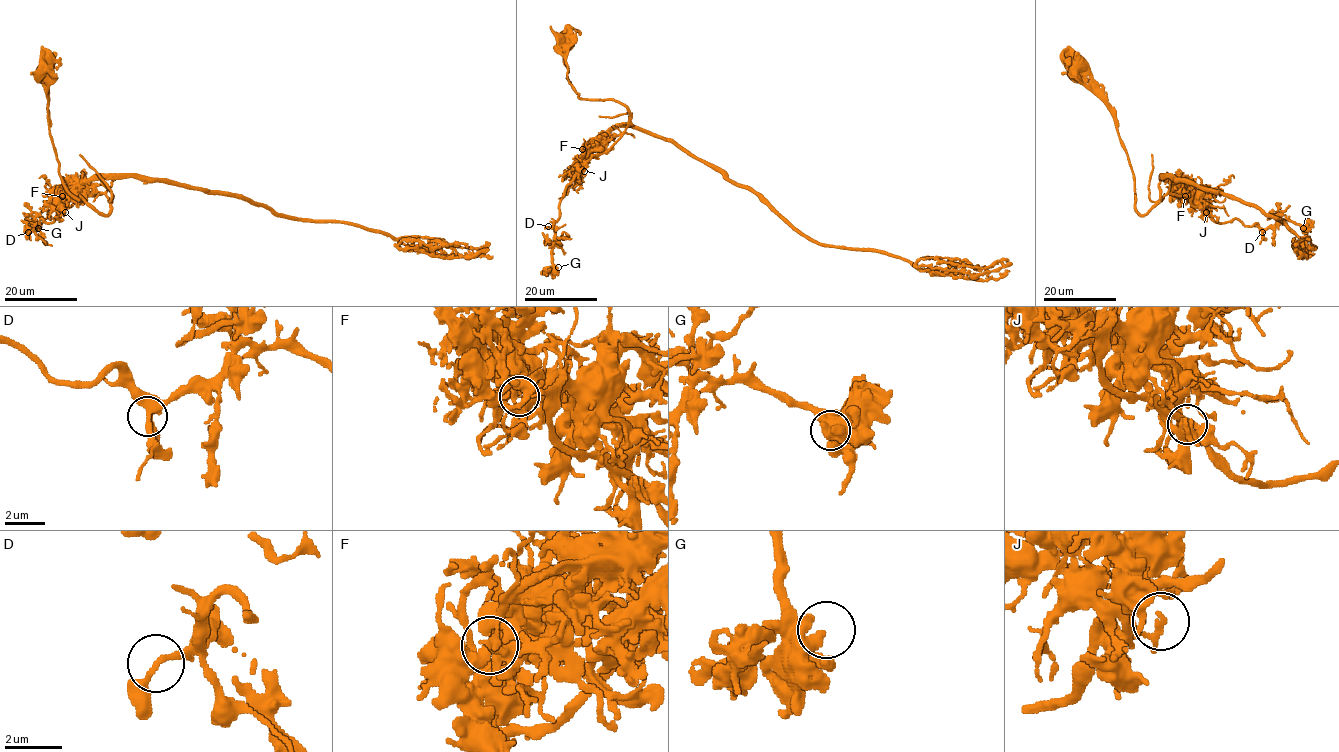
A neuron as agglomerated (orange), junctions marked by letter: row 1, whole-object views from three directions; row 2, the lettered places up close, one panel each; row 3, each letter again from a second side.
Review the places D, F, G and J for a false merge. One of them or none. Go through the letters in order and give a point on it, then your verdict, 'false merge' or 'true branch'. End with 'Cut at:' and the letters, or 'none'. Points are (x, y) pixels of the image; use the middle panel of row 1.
D: at (548, 226); true branch
F: at (582, 149); false merge
G: at (558, 267); true branch
J: at (584, 171); true branch
Cut at: F

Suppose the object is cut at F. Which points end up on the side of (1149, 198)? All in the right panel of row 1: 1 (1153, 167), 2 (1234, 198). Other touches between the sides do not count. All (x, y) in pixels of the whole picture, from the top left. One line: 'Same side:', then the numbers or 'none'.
Same side: 1

